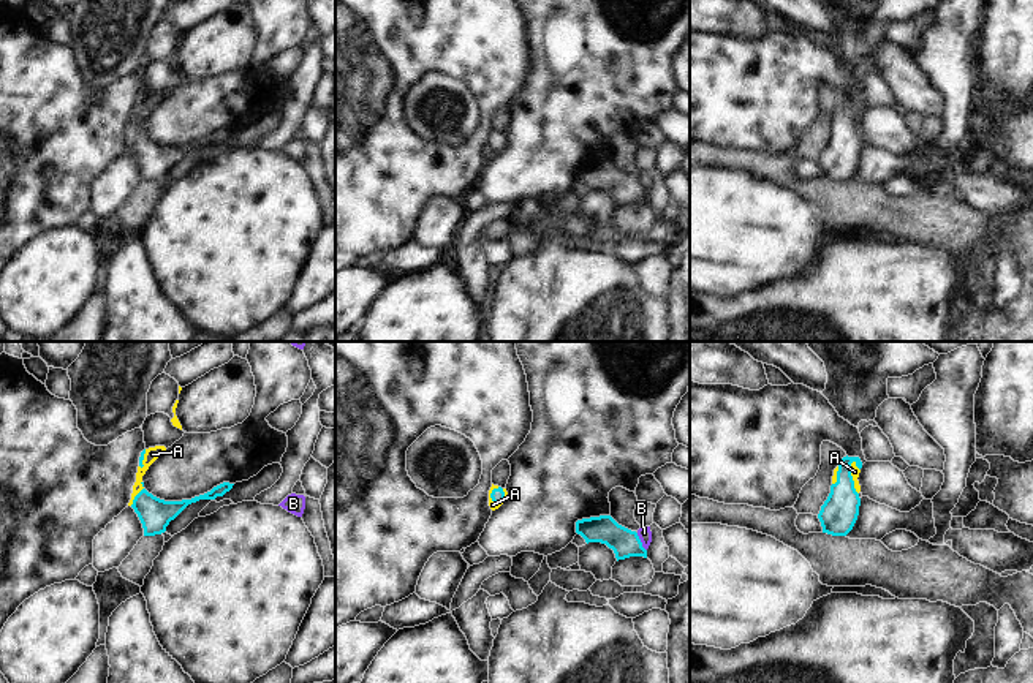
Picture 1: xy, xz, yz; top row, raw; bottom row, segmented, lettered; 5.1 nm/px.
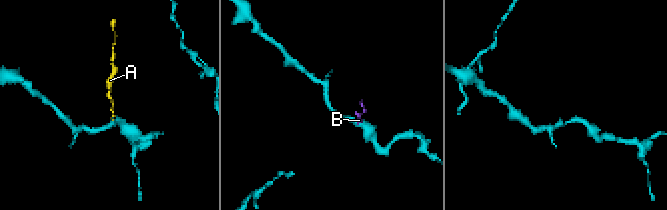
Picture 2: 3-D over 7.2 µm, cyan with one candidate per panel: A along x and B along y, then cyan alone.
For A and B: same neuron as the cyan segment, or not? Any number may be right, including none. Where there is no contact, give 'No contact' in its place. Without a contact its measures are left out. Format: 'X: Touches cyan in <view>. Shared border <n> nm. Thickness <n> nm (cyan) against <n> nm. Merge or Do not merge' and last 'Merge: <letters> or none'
A: Touches cyan in yz. Shared border 180 nm. Thickness 190 nm (cyan) against 50 nm. Merge
B: Touches cyan in xz. Shared border 110 nm. Thickness 140 nm (cyan) against 70 nm. Do not merge
Merge: A.

